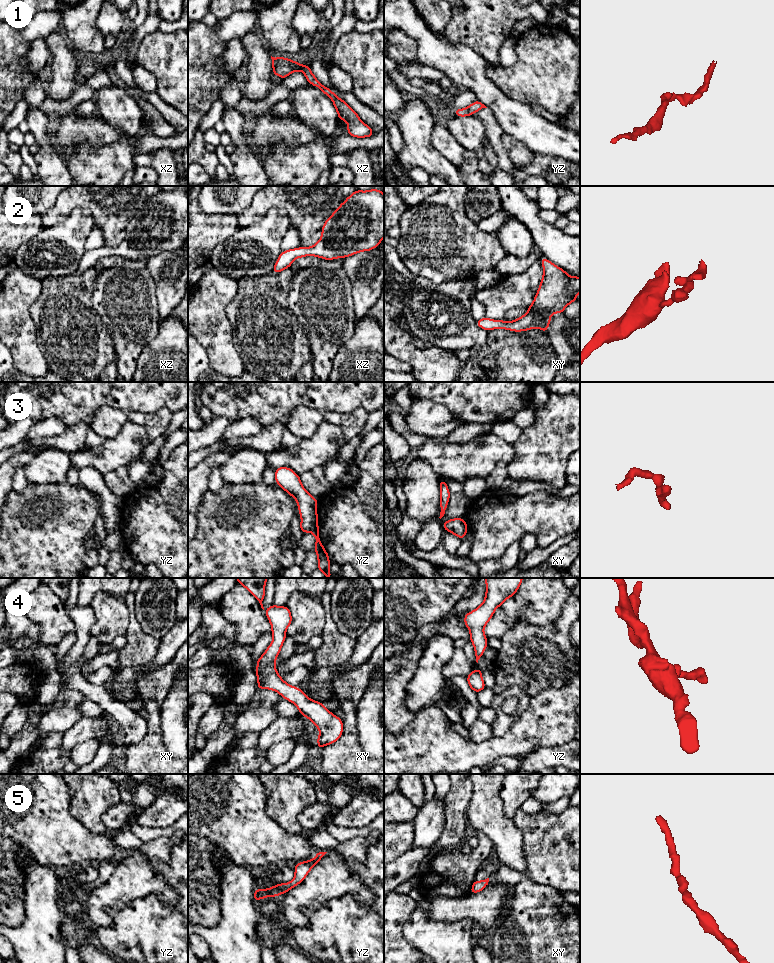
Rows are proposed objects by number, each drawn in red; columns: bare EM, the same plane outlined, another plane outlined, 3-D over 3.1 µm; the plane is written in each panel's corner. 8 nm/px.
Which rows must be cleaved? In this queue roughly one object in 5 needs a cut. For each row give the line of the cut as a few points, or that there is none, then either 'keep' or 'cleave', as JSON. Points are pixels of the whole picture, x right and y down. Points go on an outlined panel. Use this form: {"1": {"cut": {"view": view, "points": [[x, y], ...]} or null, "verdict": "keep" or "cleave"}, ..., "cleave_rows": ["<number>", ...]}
{"1": {"cut": null, "verdict": "keep"}, "2": {"cut": null, "verdict": "keep"}, "3": {"cut": null, "verdict": "keep"}, "4": {"cut": null, "verdict": "keep"}, "5": {"cut": null, "verdict": "keep"}, "cleave_rows": []}

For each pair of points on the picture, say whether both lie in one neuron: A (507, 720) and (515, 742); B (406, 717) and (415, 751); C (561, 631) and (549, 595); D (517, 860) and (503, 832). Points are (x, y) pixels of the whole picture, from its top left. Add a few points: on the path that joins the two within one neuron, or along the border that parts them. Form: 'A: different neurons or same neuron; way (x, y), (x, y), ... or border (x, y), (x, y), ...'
A: different neurons; border (525, 709), (504, 734), (493, 736)
B: different neurons; border (416, 714), (398, 734), (394, 735)
C: different neurons; border (567, 598), (560, 616), (549, 626), (534, 625)
D: same neuron; way (510, 853), (507, 839)

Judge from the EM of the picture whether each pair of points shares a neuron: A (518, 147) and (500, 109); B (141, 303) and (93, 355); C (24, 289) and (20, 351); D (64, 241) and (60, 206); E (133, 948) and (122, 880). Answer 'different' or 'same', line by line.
A: different
B: different
C: same
D: different
E: different

